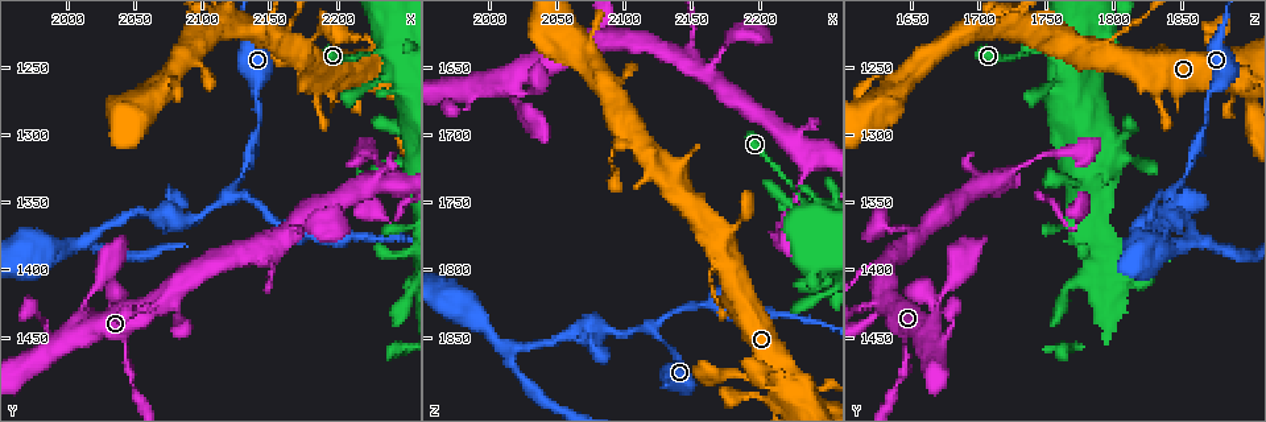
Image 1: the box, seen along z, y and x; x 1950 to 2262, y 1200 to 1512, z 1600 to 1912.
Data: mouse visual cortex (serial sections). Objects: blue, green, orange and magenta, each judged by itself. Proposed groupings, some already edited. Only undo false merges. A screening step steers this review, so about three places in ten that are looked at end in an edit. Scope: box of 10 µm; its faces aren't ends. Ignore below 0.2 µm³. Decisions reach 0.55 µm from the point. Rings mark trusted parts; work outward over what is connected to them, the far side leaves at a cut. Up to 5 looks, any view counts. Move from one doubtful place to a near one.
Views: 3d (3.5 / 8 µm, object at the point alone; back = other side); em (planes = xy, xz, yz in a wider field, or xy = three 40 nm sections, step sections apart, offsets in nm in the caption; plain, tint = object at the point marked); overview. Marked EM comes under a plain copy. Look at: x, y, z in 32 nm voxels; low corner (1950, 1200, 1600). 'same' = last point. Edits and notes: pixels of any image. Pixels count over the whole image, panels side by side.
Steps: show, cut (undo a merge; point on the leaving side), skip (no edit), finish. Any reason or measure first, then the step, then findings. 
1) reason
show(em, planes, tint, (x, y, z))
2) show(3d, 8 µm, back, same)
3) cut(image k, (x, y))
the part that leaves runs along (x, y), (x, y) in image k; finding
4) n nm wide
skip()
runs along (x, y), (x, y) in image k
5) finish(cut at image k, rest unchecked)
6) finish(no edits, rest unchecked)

thin neck
show(3d, 3.5 µm, (2140, 1292, 1870))

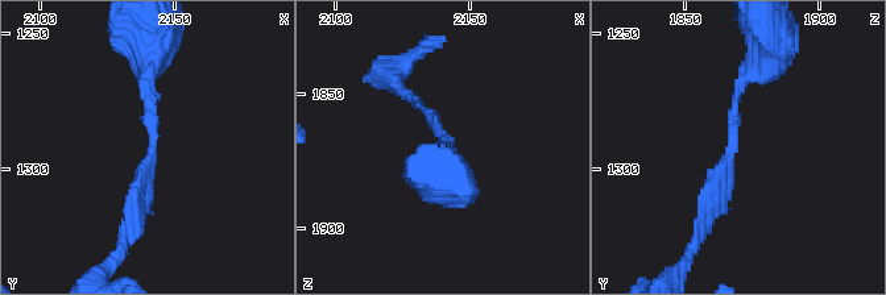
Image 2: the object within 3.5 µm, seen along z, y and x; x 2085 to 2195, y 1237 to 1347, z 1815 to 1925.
arms of 150, 200 nm
show(em, planes, tint, (2141, 1290, 1868))

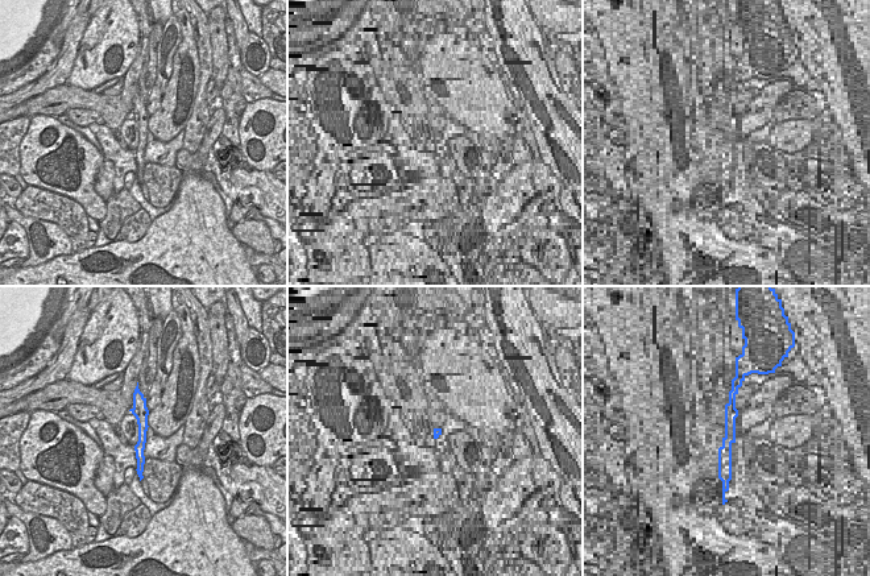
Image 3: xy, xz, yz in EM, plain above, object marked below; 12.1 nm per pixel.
skip()
all the same cell

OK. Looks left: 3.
arms part here
show(3d, 8 µm, (2120, 1344, 1844))

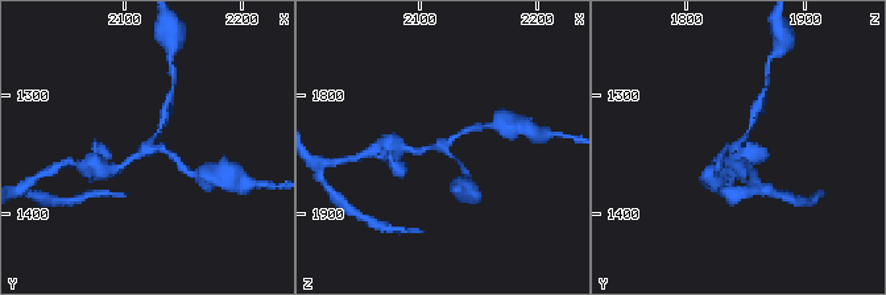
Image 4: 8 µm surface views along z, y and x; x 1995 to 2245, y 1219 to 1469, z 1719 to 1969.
closer look
show(3d, 3.5 µm, same)

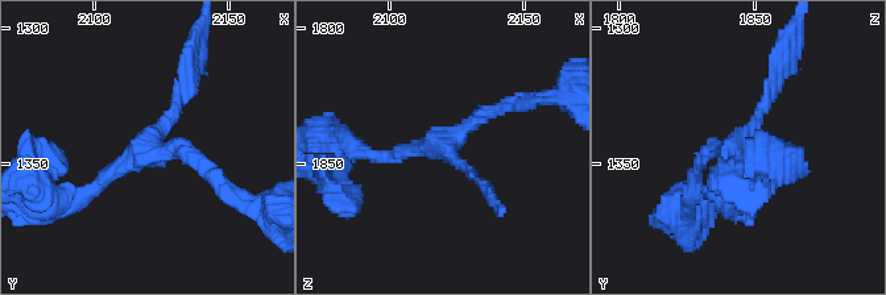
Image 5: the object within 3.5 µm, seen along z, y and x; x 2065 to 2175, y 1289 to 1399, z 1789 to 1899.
skip()
runs along (189, 84), (144, 153), (75, 194) in image 5; one cell here

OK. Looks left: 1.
finish(no edits, rest unchecked)

